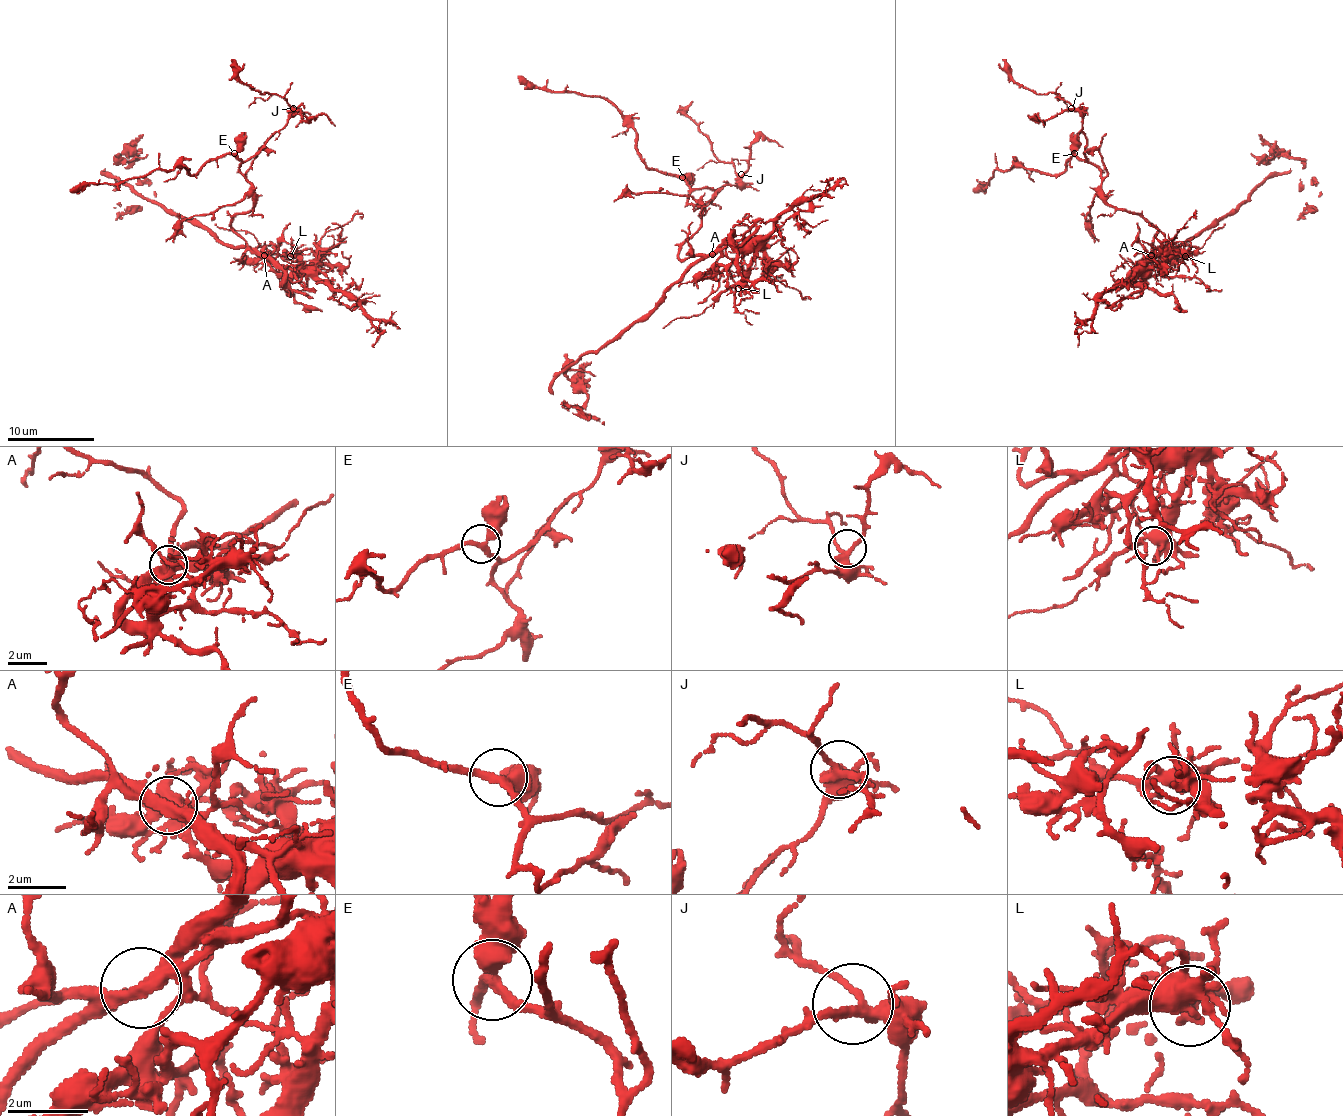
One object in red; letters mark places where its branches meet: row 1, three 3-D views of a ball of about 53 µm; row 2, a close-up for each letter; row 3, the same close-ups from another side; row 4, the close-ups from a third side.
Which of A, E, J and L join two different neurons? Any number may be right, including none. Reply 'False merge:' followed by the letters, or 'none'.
False merge: A

